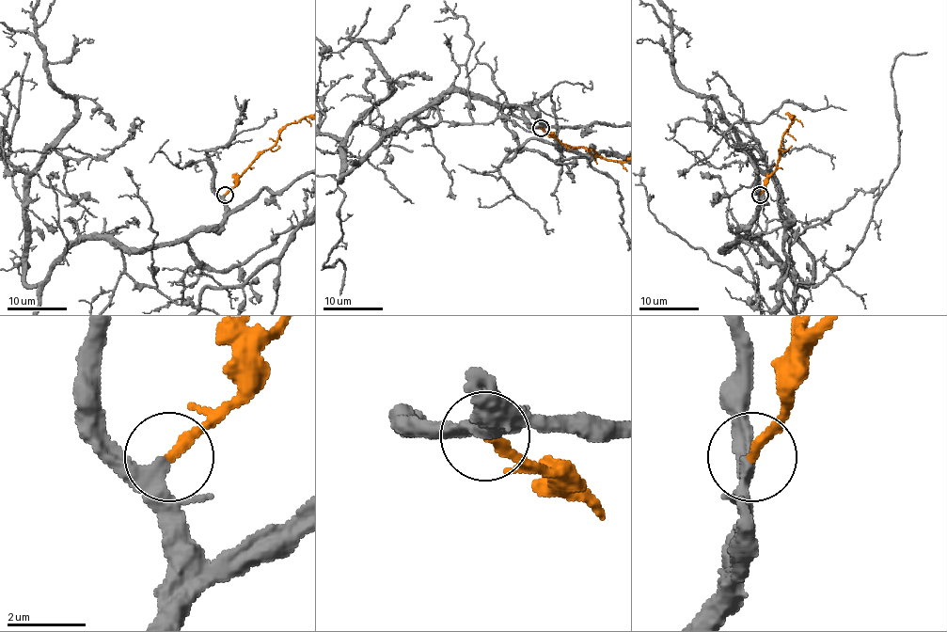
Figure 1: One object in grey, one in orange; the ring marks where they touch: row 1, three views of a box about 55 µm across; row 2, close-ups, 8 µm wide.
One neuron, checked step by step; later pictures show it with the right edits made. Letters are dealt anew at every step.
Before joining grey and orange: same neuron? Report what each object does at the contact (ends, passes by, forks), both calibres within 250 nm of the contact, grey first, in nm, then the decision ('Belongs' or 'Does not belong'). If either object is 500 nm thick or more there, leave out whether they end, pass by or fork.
At the ring grey passes by. At the ring orange ends. Thickness 280 nm (grey) against 280 nm. Belongs

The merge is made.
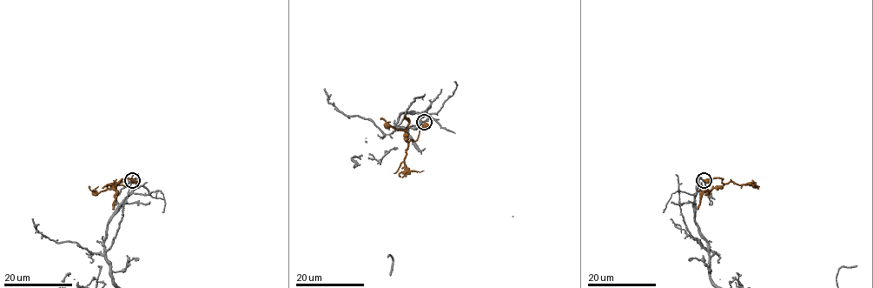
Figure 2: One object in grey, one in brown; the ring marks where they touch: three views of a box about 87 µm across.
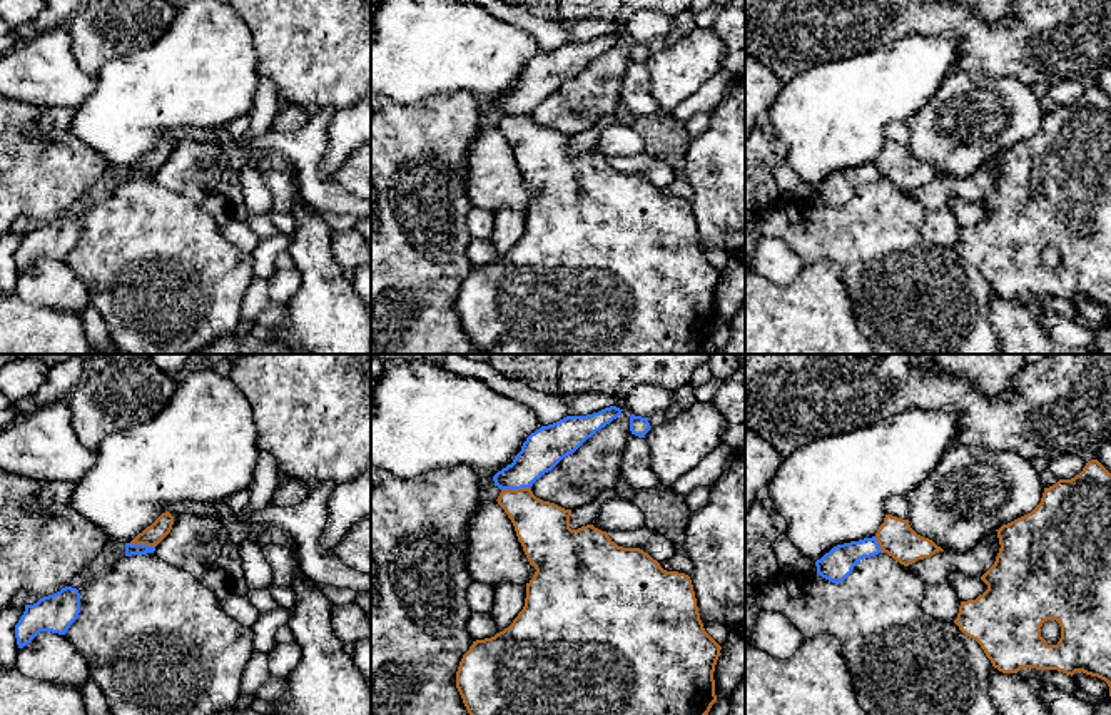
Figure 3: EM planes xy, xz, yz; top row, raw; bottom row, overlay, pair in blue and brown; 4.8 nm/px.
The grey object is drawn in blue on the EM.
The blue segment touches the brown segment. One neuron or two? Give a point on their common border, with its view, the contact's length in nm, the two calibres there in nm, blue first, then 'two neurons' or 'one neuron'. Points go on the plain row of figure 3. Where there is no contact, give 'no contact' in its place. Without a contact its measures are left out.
contact xz (515, 114); length 140 nm; calibres 190 and 260 nm; two neurons

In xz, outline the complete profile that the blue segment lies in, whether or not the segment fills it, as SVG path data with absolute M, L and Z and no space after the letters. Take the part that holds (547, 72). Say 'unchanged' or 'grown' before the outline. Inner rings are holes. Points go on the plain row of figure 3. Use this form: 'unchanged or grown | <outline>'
unchanged | M616 32L586 42L566 42L531 58L513 89L493 102L500 115L531 114L563 84L575 79L588 63L621 40Z

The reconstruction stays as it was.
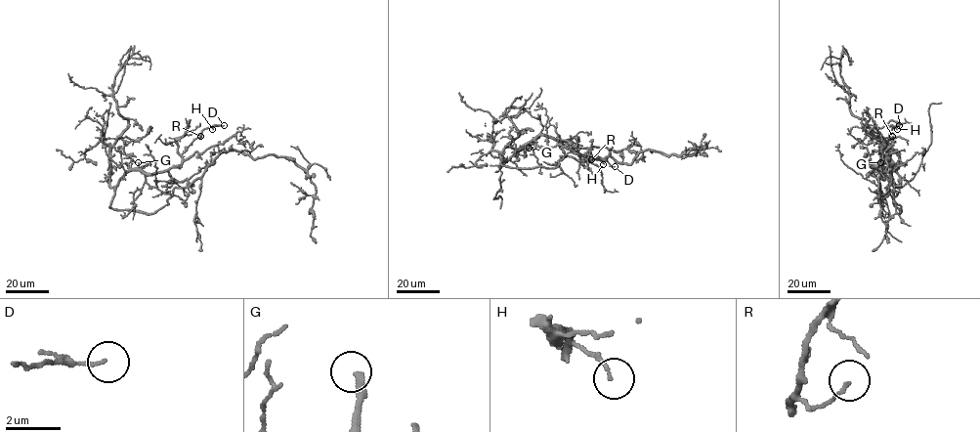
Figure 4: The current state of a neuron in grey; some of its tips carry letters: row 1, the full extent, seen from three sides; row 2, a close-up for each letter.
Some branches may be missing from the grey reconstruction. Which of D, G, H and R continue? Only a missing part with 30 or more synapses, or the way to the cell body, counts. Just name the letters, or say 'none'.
G

